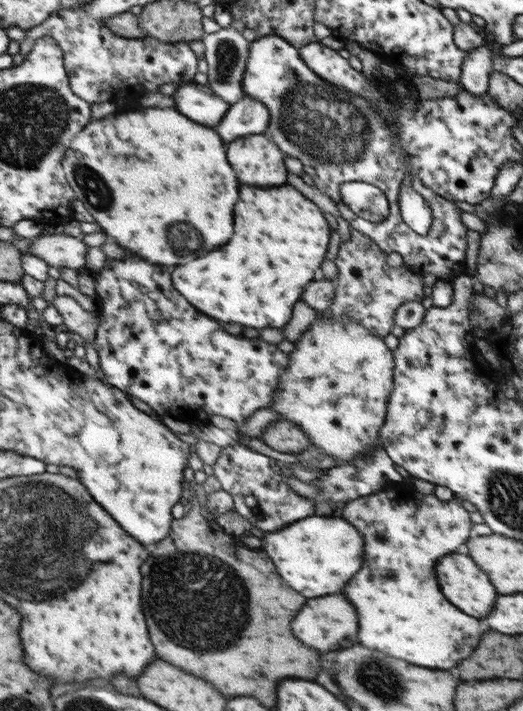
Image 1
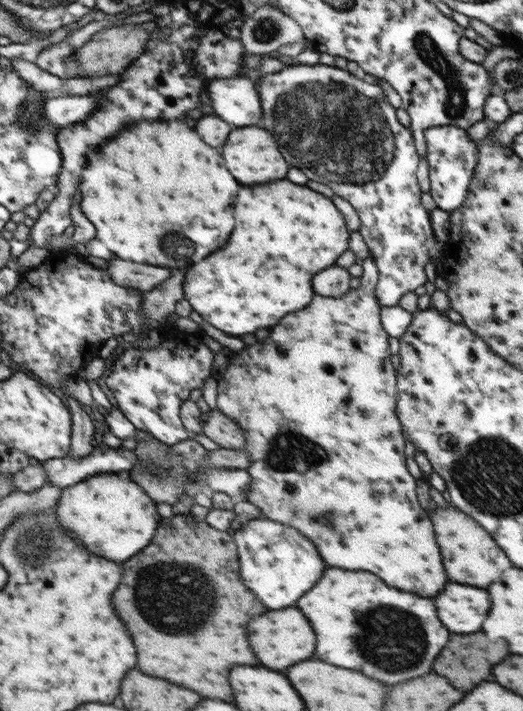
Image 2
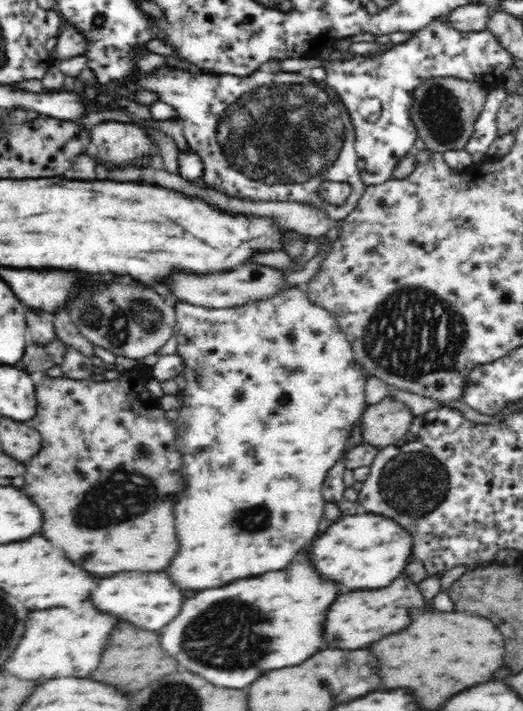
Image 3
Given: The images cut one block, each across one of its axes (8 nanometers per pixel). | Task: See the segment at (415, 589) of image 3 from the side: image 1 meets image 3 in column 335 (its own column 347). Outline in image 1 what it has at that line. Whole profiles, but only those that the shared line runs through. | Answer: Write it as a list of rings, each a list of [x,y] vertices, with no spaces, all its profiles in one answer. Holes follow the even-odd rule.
[[[333,594],[329,598],[307,600],[305,606],[301,606],[301,610],[297,612],[297,618],[293,618],[293,634],[297,634],[297,640],[305,642],[305,646],[317,652],[349,648],[357,640],[355,628],[357,628],[355,612],[341,594]]]

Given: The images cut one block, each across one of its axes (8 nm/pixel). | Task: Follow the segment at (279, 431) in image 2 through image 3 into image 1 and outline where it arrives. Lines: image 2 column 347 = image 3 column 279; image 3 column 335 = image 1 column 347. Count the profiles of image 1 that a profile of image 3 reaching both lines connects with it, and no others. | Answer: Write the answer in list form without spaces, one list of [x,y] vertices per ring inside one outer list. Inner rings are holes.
[[[317,315],[309,329],[293,342],[289,354],[289,365],[281,371],[277,381],[277,393],[269,408],[281,421],[293,422],[309,438],[311,445],[323,450],[338,464],[352,462],[357,456],[371,454],[380,442],[381,424],[385,420],[387,396],[393,388],[393,358],[389,348],[375,338],[373,333],[353,319],[323,317]]]

